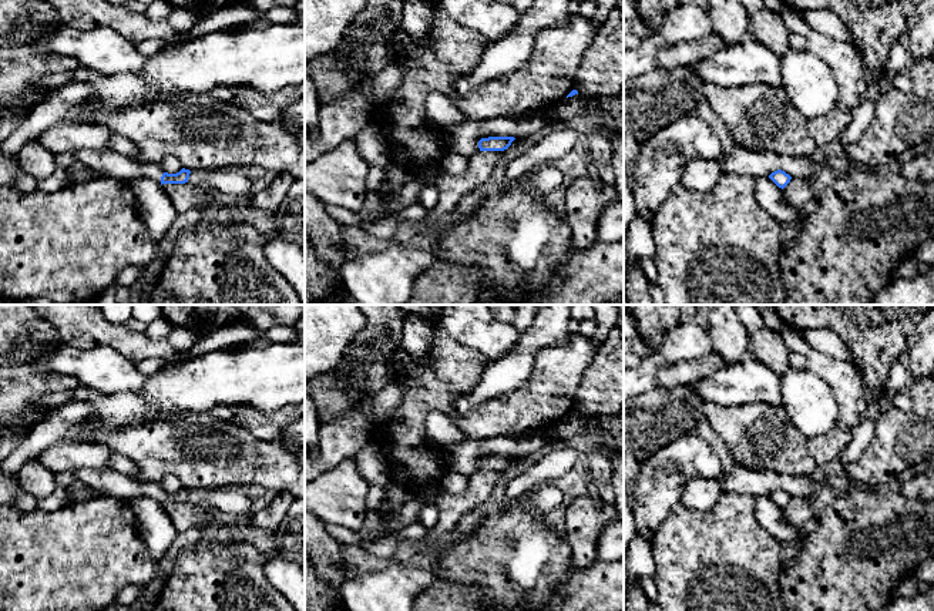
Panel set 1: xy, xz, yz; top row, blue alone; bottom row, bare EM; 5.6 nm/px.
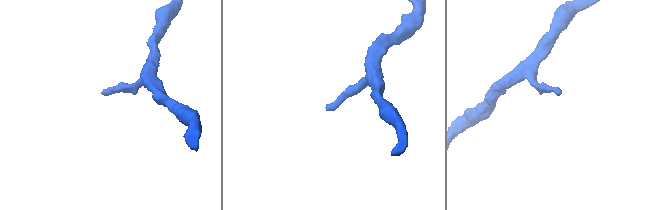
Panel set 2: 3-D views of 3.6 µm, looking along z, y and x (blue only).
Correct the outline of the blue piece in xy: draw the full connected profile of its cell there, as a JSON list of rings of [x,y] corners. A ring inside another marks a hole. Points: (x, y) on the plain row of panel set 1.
[[[77,469],[73,470],[77,480],[88,484],[97,496],[112,496],[124,501],[132,501],[137,497],[151,497],[158,503],[185,503],[189,489],[182,487],[177,493],[165,491],[158,483],[141,483],[135,477],[124,476],[112,469]]]

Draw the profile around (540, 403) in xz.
[[[582,335],[537,352],[531,376],[513,393],[487,400],[453,422],[466,440],[513,439],[554,429],[575,409],[584,372],[598,348]]]

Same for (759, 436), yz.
[[[708,402],[703,413],[739,466],[779,476],[820,471],[809,439],[790,422],[782,406],[763,402],[720,406]]]

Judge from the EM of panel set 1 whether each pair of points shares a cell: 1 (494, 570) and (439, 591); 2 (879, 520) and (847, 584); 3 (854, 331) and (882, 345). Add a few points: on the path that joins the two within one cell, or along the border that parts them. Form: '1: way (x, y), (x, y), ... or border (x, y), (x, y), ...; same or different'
1: border (434, 578), (476, 586), (483, 596); different
2: way (869, 530), (864, 536), (864, 543), (849, 567); same
3: way (862, 331), (867, 331), (874, 338); same

